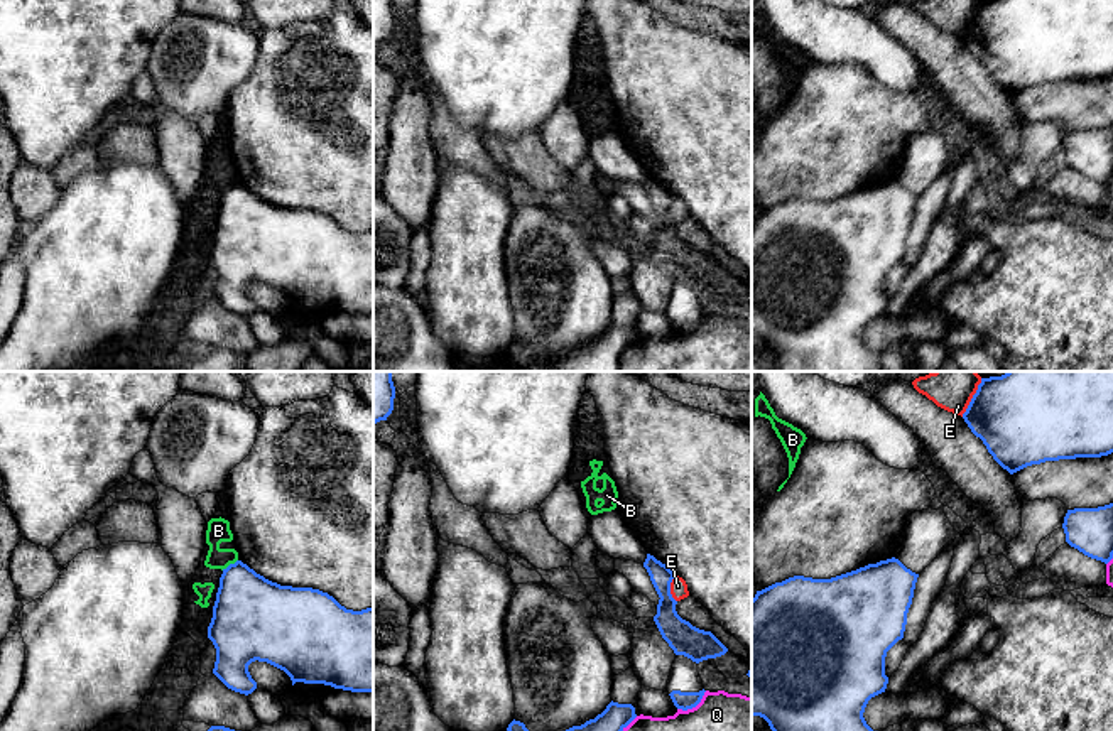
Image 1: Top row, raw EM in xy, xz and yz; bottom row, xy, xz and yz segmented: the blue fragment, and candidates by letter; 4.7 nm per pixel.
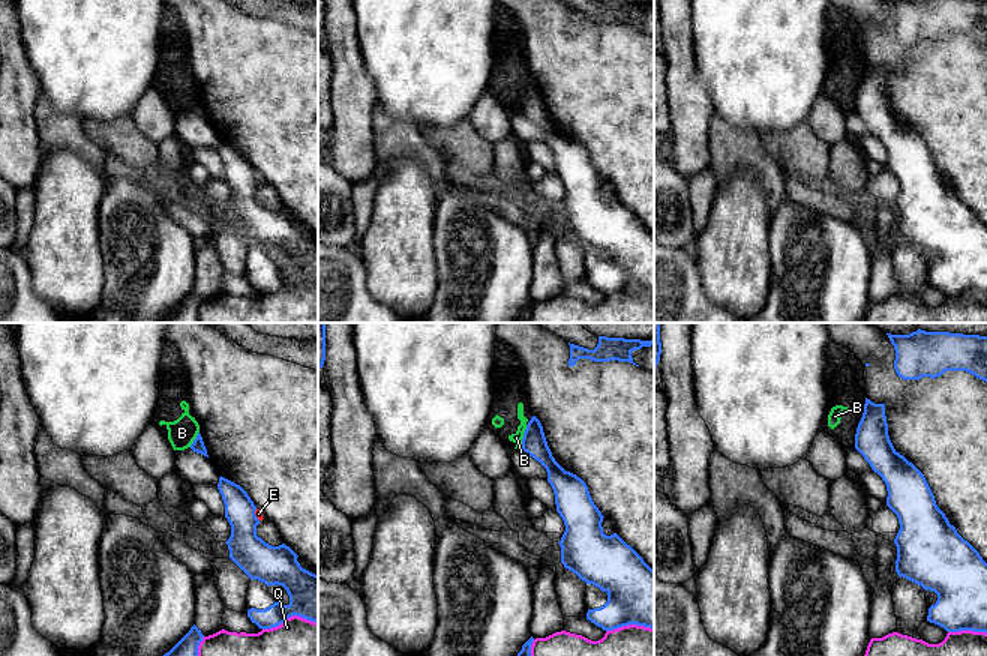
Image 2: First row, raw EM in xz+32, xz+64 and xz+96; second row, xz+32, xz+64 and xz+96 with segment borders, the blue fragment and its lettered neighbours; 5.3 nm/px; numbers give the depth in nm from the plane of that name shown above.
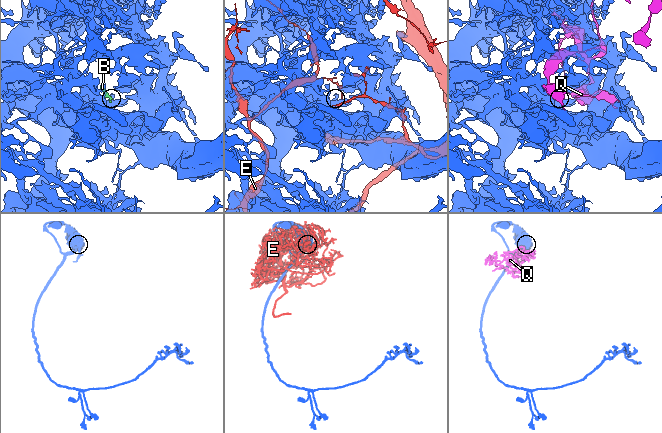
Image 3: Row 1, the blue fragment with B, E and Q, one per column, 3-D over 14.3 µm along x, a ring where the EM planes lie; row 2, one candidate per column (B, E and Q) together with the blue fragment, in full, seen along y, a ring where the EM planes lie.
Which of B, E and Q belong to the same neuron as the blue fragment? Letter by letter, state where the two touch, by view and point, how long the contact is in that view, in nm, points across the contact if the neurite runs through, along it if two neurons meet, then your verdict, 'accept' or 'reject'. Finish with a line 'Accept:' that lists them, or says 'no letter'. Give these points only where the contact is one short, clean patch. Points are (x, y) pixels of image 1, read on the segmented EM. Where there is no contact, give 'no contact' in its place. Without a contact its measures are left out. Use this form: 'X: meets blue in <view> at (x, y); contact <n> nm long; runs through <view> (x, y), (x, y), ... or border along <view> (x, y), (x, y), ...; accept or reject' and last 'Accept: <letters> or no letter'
B: meets blue in xy at (230, 564); contact 90 nm long; border along xy (237, 559), (222, 569); reject
E: meets blue in xz at (669, 590); contact 130 nm long; reject
Q: meets blue in xz at (693, 706); contact 170 nm long; reject
Accept: no letter

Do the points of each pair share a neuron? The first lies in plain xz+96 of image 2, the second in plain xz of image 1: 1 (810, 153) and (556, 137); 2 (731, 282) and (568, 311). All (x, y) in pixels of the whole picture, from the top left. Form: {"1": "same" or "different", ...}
{"1": "different", "2": "different"}

